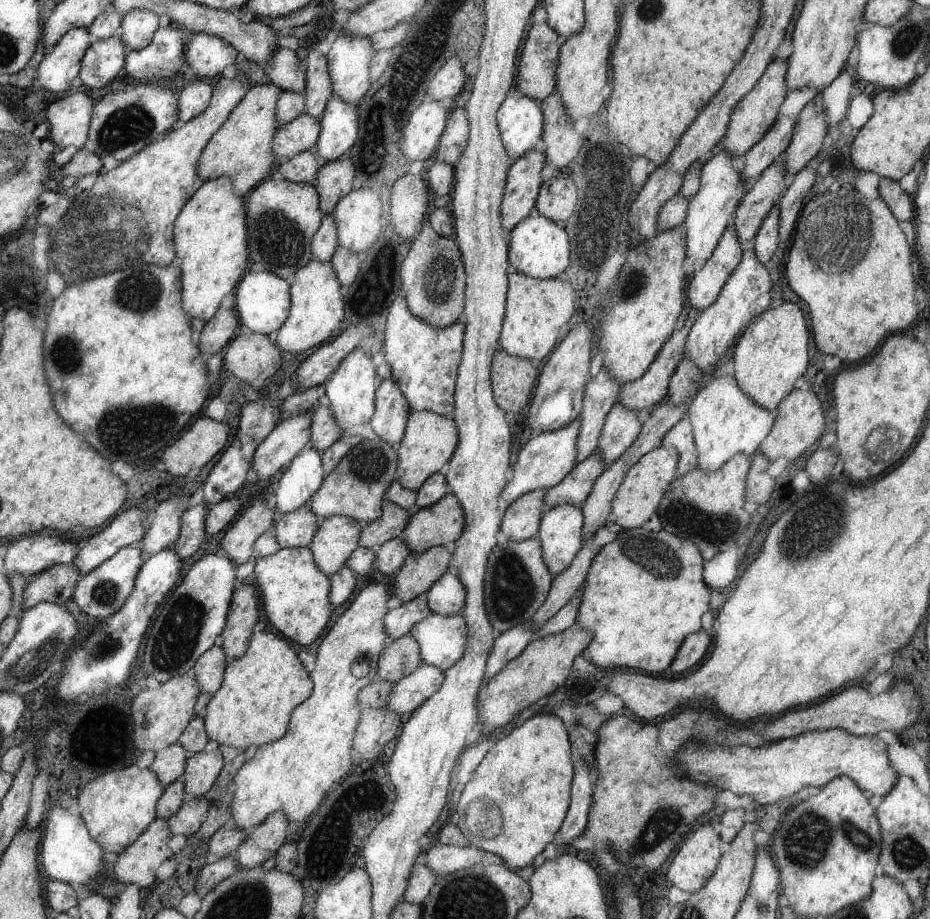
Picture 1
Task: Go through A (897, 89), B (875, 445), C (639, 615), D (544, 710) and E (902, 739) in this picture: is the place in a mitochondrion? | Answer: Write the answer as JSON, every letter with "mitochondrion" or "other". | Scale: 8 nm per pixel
{"A":"other","B":"mitochondrion","C":"other","D":"other","E":"other"}

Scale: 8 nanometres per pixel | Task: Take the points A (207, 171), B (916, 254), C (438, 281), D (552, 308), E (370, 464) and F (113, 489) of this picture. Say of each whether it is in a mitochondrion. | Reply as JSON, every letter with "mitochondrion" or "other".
{"A":"other","B":"other","C":"mitochondrion","D":"other","E":"mitochondrion","F":"other"}

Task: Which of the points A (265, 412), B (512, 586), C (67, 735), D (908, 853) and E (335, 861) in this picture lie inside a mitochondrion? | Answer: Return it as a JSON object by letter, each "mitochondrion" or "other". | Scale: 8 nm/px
{"A":"mitochondrion","B":"mitochondrion","C":"other","D":"mitochondrion","E":"other"}

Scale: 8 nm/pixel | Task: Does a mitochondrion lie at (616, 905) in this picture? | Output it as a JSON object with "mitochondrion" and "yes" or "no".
{"mitochondrion":"no"}

